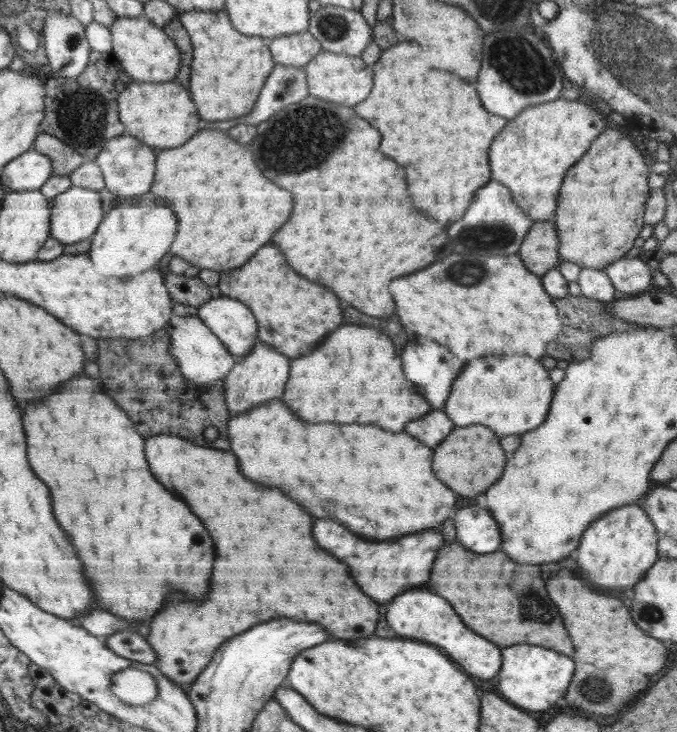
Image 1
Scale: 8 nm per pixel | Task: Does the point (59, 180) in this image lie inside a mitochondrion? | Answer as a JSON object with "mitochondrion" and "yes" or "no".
{"mitochondrion":"no"}

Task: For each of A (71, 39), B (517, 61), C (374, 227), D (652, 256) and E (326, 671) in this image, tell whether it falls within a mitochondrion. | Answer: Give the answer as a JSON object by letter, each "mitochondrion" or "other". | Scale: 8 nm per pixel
{"A":"mitochondrion","B":"mitochondrion","C":"other","D":"other","E":"other"}

